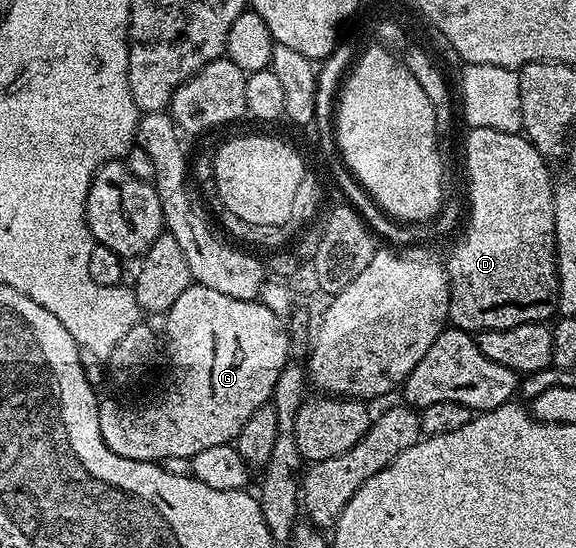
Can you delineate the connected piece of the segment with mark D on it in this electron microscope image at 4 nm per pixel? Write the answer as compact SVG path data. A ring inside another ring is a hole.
M476 127L468 134L466 178L470 181L470 204L468 200L466 235L455 244L448 261L449 321L467 332L516 328L516 324L529 322L549 323L559 309L558 257L554 251L555 183L550 182L548 159L521 133Z

